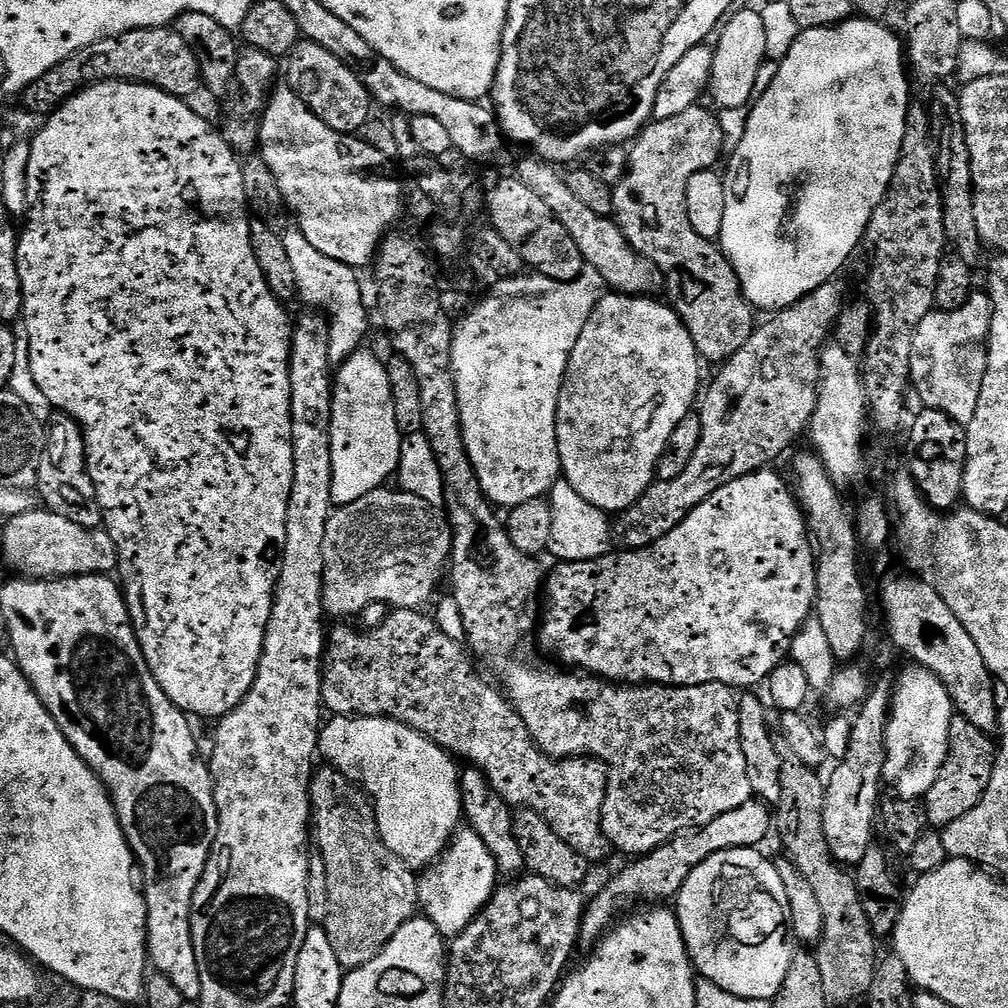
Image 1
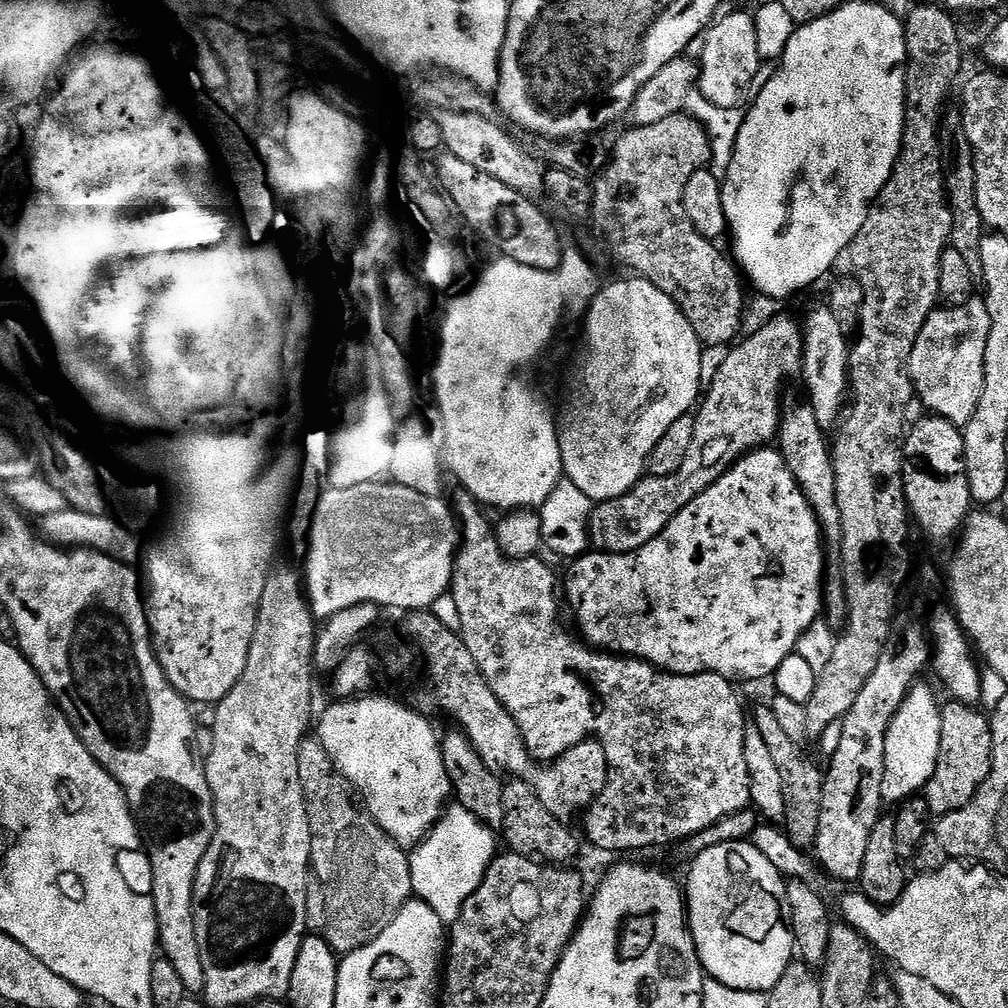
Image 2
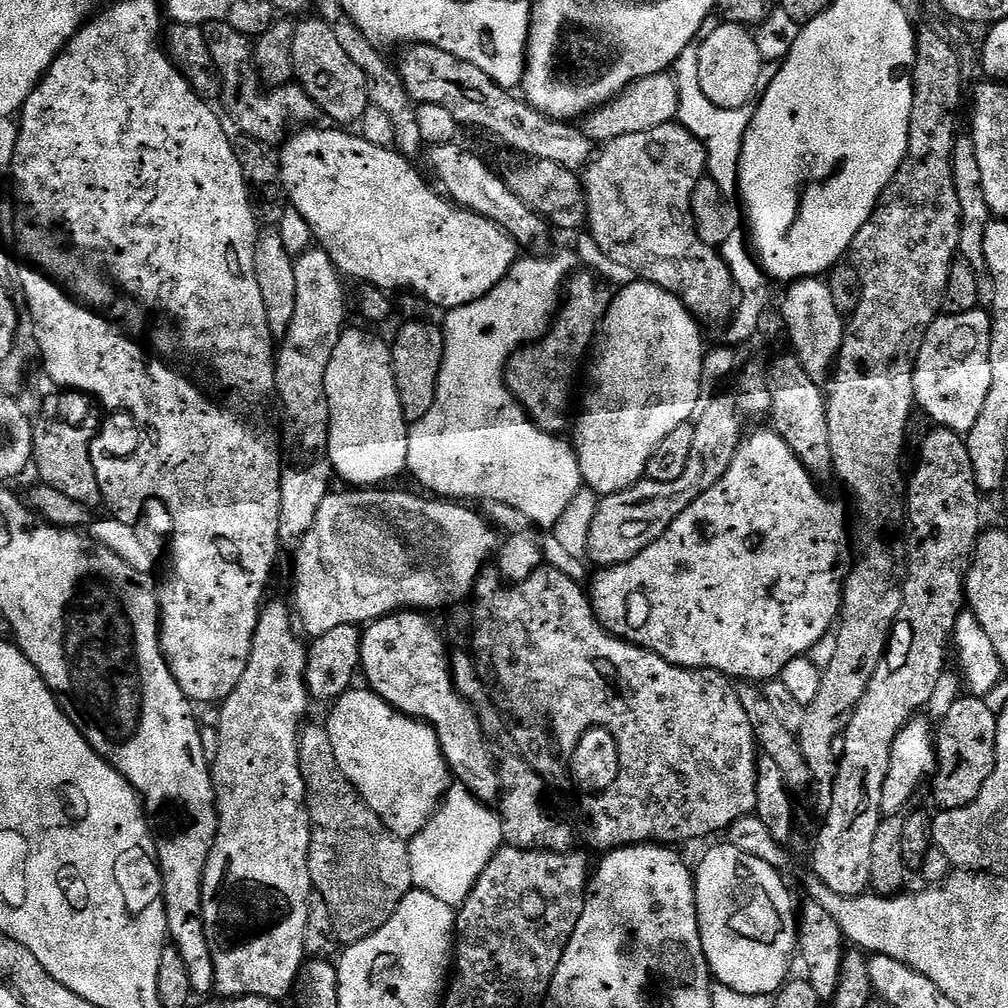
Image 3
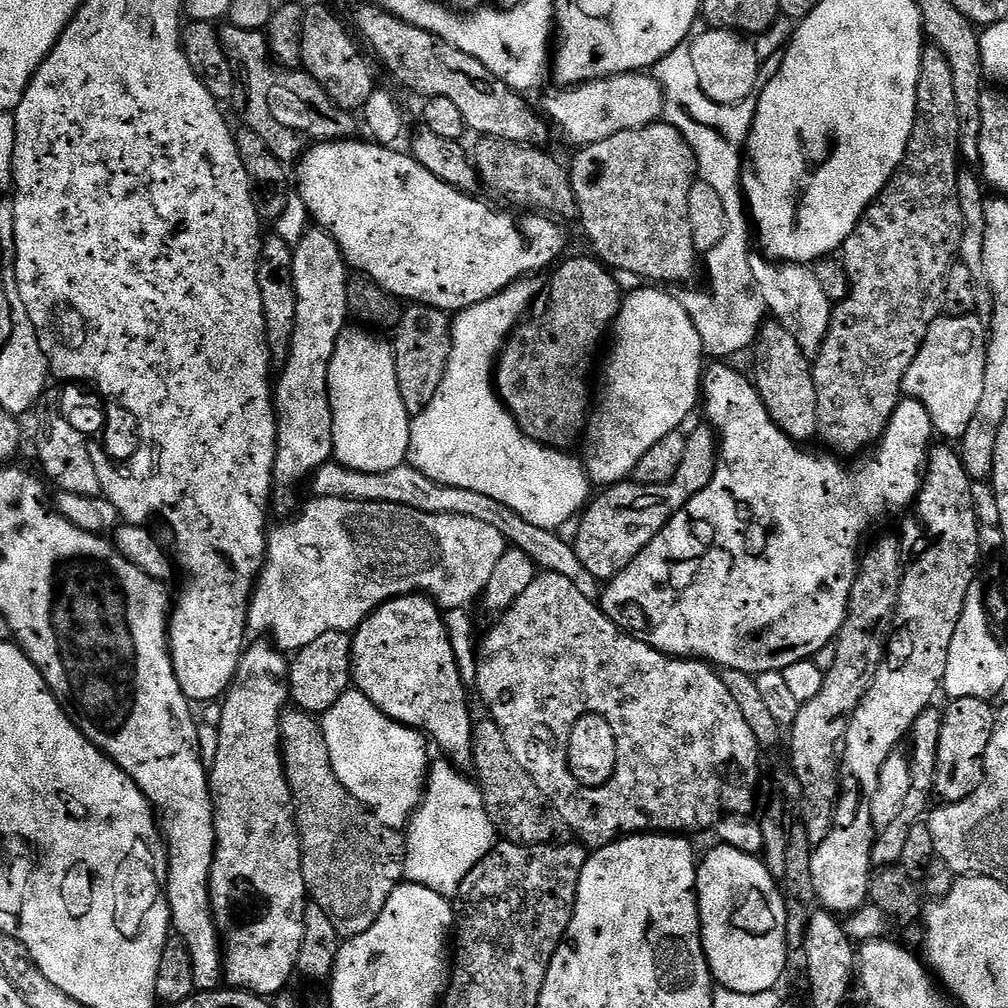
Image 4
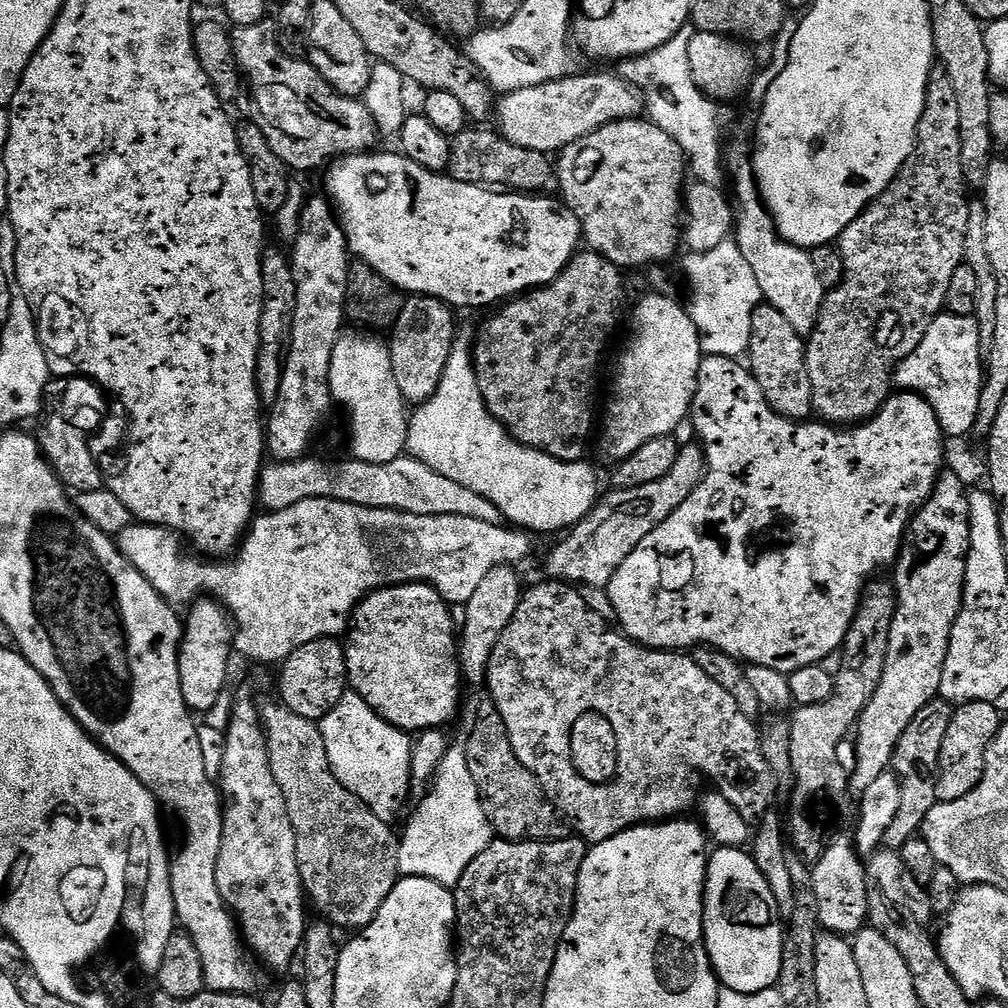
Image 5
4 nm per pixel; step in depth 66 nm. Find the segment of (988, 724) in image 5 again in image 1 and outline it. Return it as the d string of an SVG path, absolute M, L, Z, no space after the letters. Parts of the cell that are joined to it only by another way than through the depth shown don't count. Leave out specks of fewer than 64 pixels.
M958 714L953 715L948 735L948 757L934 786L930 786L928 795L922 800L922 807L928 814L929 825L933 829L942 830L950 826L950 822L958 822L958 818L970 814L970 810L978 806L986 786L990 786L995 765L996 748L993 737L978 730L974 722L966 722L966 718Z

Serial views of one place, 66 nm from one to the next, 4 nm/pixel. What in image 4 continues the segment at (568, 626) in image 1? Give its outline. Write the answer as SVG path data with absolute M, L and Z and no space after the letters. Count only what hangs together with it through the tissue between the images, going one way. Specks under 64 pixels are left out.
M709 363L702 376L702 412L704 408L705 414L708 415L707 423L718 437L718 459L710 482L702 491L694 494L694 498L690 498L690 502L686 502L686 506L678 510L674 518L670 518L667 526L613 580L603 585L598 603L623 632L637 636L659 652L677 658L711 662L722 670L742 670L758 677L764 672L782 672L792 663L813 658L824 646L835 641L848 613L848 599L856 577L858 553L861 551L860 539L871 524L880 524L887 516L896 516L899 512L907 513L915 505L916 496L920 493L920 483L924 481L924 465L928 463L928 454L934 444L934 429L930 414L926 406L922 406L922 402L901 399L890 422L884 427L884 433L875 441L876 453L866 457L856 469L844 469L836 461L839 459L835 455L811 456L810 453L803 452L800 449L803 447L790 439L772 421L755 383L749 377L747 380L738 369L731 368L728 364L731 363Z

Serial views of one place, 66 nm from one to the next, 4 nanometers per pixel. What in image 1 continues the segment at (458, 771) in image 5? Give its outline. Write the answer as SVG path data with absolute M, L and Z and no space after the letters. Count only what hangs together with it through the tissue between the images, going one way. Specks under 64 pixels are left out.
M471 830L457 831L444 855L429 865L417 879L417 903L425 916L434 922L440 935L453 940L488 904L498 886L499 869L496 867L486 842Z

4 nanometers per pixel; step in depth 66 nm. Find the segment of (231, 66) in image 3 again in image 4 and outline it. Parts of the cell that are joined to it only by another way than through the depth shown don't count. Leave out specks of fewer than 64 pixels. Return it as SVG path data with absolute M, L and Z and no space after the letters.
M229 23L223 27L219 29L222 50L226 50L226 58L237 71L233 105L236 104L241 123L254 130L275 157L285 164L295 163L313 142L347 140L357 135L357 117L333 102L312 76L303 70L283 69L273 63L269 37L264 32L242 30Z

